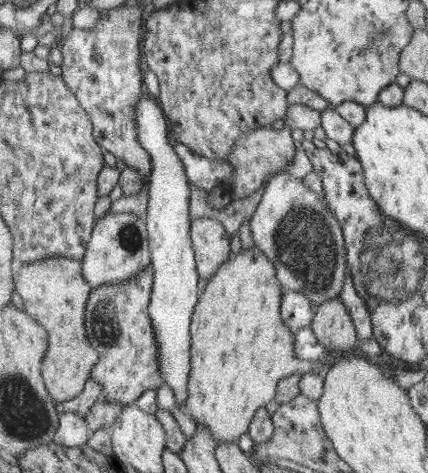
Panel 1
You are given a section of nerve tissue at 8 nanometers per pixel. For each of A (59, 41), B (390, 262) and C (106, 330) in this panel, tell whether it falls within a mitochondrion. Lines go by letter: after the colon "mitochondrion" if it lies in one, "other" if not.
A: other
B: mitochondrion
C: mitochondrion

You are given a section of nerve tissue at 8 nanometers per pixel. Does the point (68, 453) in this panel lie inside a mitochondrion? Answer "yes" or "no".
no

